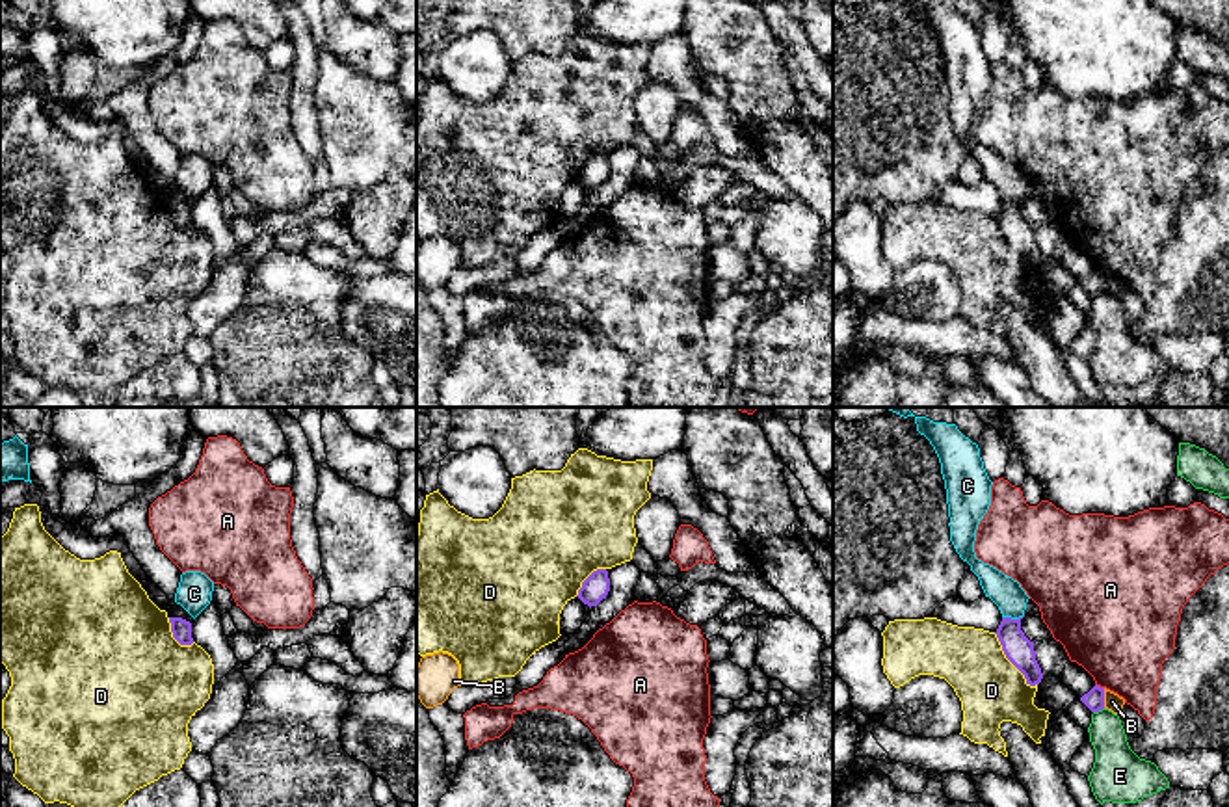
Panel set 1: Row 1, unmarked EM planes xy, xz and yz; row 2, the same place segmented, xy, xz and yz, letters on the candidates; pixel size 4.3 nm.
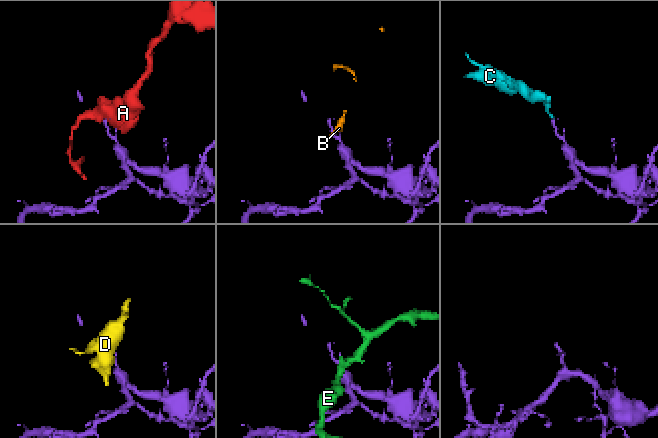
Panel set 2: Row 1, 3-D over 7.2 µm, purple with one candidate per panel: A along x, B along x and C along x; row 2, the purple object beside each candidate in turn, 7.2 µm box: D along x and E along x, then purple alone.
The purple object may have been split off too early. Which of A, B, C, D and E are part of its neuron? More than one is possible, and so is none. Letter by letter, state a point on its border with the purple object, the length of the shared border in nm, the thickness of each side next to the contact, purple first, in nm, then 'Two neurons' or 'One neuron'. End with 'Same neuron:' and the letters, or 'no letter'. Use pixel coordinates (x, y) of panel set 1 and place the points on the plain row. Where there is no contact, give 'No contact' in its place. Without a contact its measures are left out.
A: Touches purple at yz (1099, 270). Shared border 50 nm. Thickness 90 nm (purple) against 440 nm. Two neurons
B: Touches purple at yz (1103, 281). Shared border 90 nm. Thickness 90 nm (purple) against 80 nm. Two neurons
C: Touches purple at yz (1010, 201). Shared border 100 nm. Thickness 120 nm (purple) against 140 nm. Two neurons
D: Touches purple at yz (1008, 242). Shared border 300 nm. Thickness 120 nm (purple) against 280 nm. Two neurons
E: Touches purple at yz (1097, 294). Shared border 50 nm. Thickness 90 nm (purple) against 190 nm. Two neurons
Same neuron: no letter

